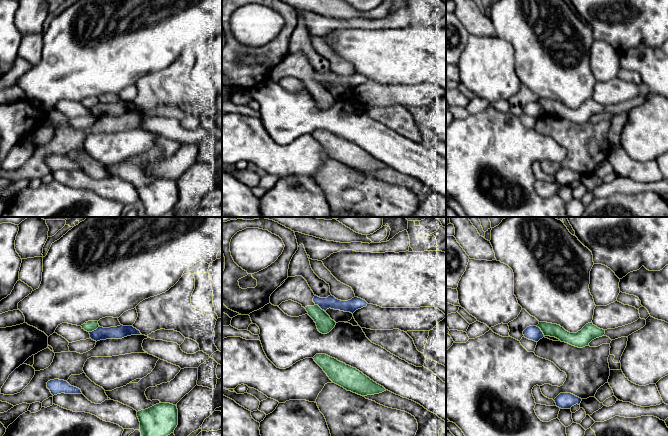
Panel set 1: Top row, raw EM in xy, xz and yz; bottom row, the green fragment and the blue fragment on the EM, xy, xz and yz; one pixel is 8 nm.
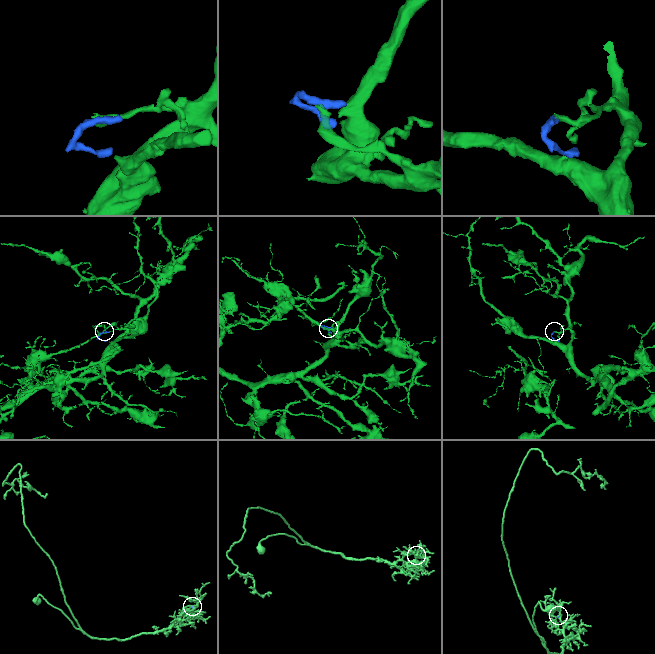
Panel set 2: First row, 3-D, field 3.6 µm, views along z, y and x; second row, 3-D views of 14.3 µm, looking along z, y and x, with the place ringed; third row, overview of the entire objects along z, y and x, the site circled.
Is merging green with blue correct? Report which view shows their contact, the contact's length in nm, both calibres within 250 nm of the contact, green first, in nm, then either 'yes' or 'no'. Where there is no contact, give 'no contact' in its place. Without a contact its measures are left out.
xy | 100 nm | 80/110 nm | no

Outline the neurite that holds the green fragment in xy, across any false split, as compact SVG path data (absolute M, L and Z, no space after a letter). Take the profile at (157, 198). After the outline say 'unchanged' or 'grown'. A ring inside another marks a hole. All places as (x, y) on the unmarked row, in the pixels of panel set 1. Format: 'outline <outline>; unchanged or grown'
outline M159 179L137 188L141 212L145 217L162 217L178 201L178 185L170 179Z; unchanged

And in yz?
outline M539 98L537 103L541 105L544 112L555 113L561 118L568 119L578 124L588 122L592 116L602 113L605 110L605 106L598 104L592 98L586 100L577 109L570 109L560 101L547 98Z; unchanged

